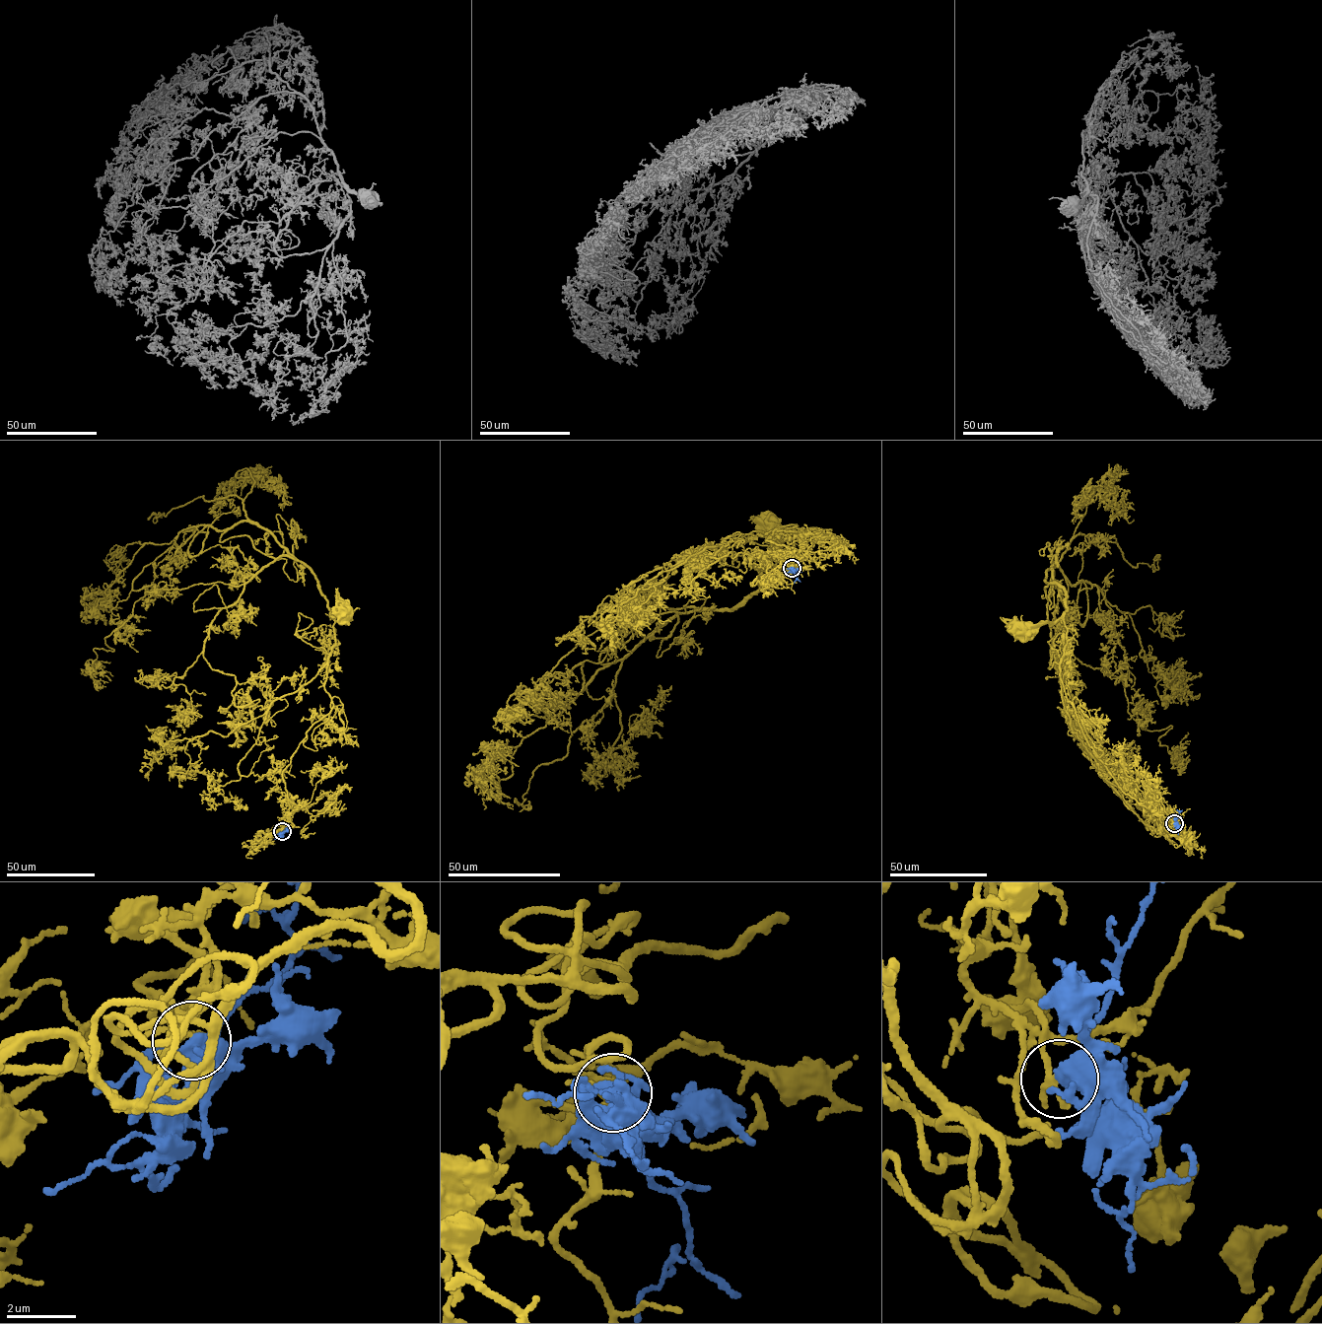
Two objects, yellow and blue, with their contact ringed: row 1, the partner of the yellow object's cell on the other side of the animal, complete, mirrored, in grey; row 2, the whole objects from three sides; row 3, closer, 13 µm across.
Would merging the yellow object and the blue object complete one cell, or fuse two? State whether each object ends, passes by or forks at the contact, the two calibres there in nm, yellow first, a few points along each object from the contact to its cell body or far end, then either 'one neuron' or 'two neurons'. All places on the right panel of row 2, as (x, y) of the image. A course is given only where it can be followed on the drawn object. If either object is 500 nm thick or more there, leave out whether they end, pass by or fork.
calibres 140 and 550 nm; course yellow (1174, 823), (1170, 812), (1156, 816), (1124, 792), (1089, 744), (1060, 674), (1067, 645), (1064, 615), (1018, 632); course blue (1174, 823), (1181, 811); one neuron

